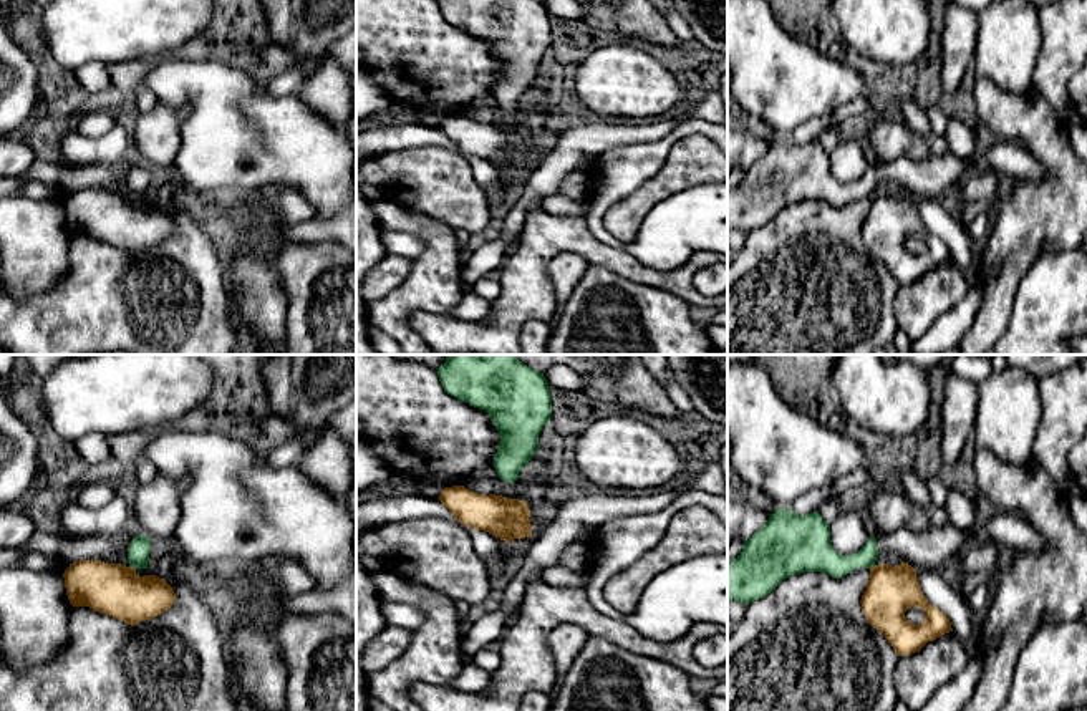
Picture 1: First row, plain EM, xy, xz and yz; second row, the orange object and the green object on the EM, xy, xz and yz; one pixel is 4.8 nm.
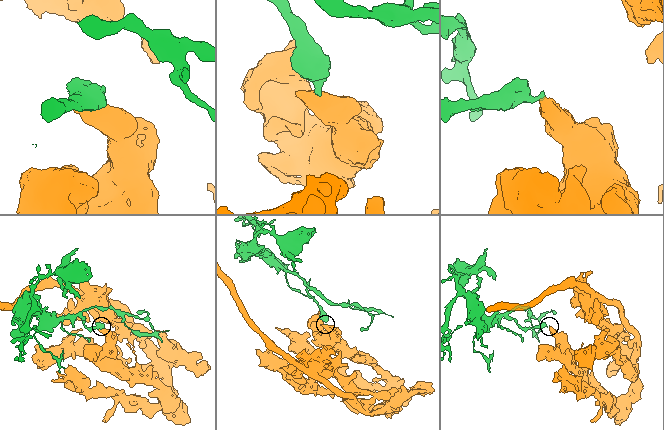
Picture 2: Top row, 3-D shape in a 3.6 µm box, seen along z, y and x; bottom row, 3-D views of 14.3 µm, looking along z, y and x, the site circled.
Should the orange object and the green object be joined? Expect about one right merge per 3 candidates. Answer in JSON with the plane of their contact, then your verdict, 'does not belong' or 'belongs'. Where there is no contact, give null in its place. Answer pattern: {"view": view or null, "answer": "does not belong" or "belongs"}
{"view": "xy", "answer": "does not belong"}

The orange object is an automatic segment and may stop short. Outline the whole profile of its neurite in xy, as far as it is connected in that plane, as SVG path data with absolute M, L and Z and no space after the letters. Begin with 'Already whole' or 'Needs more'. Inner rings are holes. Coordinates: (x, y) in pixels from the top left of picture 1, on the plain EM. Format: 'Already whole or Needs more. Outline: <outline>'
Already whole. Outline: M80 189L70 192L63 207L73 235L89 235L131 255L167 240L176 229L164 207L139 206L123 192Z

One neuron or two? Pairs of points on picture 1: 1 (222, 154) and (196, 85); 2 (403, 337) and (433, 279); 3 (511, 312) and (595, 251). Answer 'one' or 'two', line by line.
1: one
2: one
3: one

